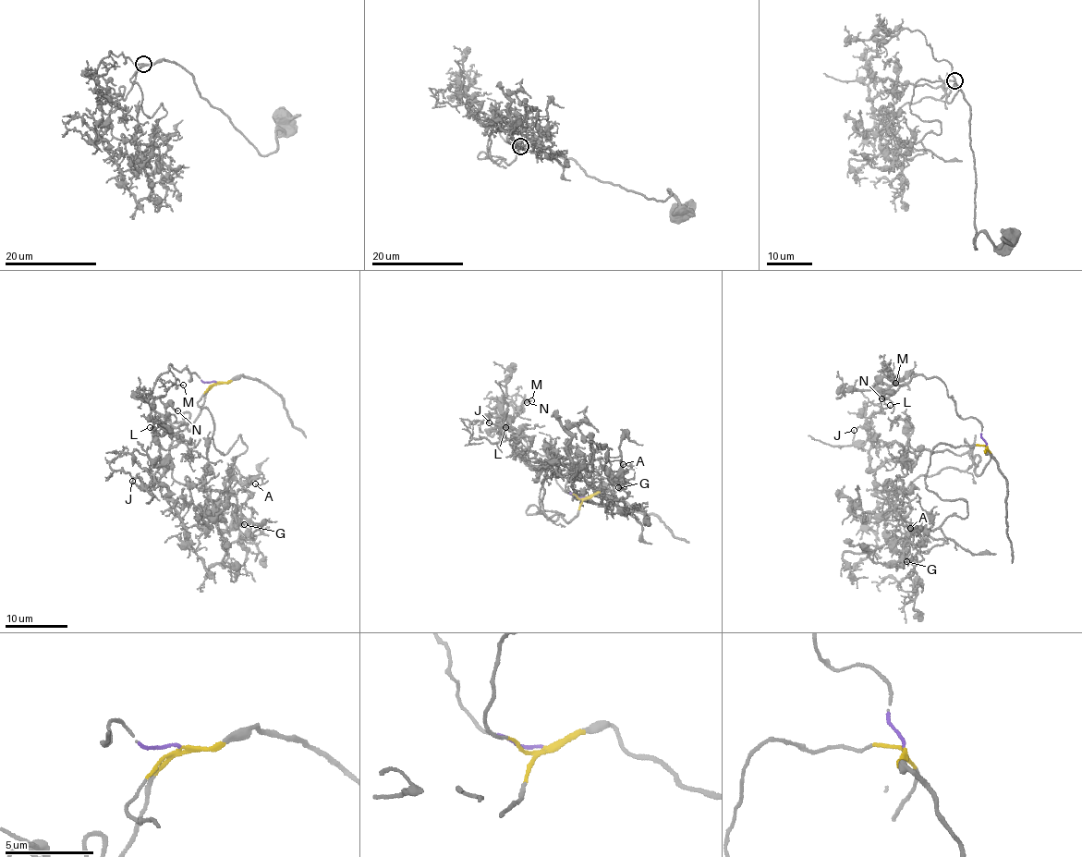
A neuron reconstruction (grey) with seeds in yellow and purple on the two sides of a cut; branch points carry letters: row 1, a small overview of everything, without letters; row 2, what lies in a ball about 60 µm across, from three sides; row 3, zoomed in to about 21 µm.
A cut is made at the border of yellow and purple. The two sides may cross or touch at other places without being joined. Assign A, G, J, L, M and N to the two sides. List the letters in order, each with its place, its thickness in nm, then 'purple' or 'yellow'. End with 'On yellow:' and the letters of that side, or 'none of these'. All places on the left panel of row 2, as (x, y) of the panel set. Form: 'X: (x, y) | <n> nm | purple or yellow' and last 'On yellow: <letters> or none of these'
A: (255, 483) | 110 nm | yellow
G: (244, 524) | 130 nm | yellow
J: (132, 481) | 140 nm | yellow
L: (150, 427) | 120 nm | purple
M: (183, 385) | 110 nm | purple
N: (177, 410) | 150 nm | purple
On yellow: A, G, J

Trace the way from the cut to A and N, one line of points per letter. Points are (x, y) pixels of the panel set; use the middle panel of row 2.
A: (584, 497), (566, 490), (571, 459), (577, 458), (596, 488), (621, 508), (609, 500), (630, 468), (623, 464)
N: (584, 496), (575, 497), (564, 491), (549, 459), (532, 450), (523, 433), (505, 426), (528, 401)

